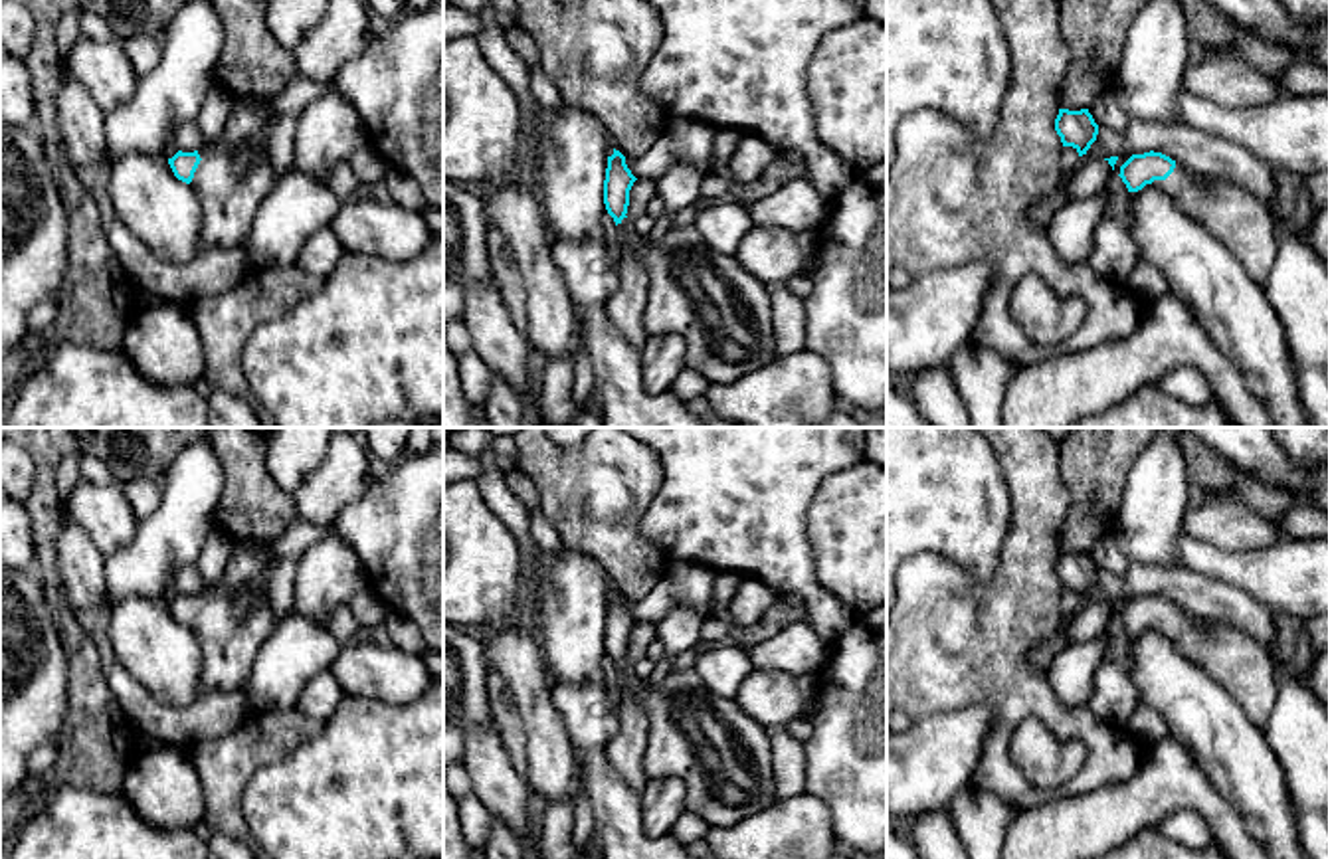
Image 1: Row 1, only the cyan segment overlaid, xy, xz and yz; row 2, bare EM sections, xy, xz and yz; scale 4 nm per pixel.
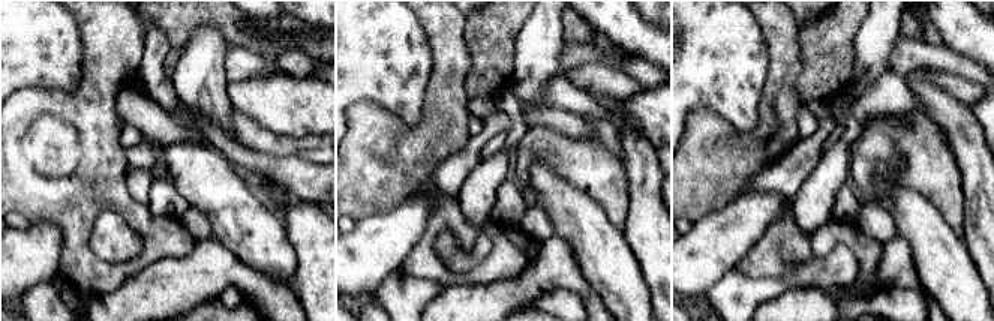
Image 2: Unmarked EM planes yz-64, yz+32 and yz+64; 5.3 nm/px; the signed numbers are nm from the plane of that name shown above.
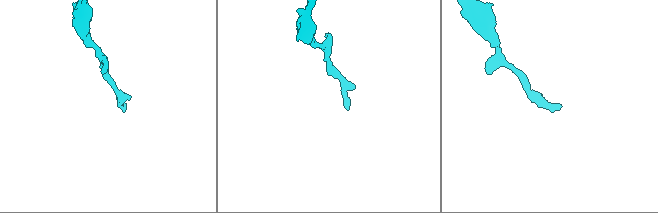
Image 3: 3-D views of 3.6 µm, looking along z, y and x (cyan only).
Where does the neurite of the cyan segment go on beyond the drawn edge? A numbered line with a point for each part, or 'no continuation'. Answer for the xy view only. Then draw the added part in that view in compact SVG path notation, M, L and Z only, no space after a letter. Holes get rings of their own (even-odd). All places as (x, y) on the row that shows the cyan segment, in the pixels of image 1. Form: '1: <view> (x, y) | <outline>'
1: xy (234, 177) | M259 97L236 99L220 139L198 150L202 160L190 186L202 210L202 245L245 245L255 212L277 182L265 135L271 105L273 101Z

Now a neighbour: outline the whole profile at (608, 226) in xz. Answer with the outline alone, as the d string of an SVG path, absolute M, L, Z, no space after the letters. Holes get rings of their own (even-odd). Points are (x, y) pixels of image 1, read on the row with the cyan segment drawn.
M608 212L602 218L602 238L604 238L606 245L610 247L612 259L619 267L621 243L619 243L619 238L617 238L616 222Z

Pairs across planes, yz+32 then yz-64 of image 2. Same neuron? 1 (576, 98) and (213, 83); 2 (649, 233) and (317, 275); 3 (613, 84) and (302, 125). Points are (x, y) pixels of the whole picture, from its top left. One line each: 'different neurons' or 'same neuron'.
1: different neurons
2: same neuron
3: different neurons

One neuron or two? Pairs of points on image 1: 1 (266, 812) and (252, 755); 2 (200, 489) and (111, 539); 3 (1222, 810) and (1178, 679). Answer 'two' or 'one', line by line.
1: two
2: two
3: two

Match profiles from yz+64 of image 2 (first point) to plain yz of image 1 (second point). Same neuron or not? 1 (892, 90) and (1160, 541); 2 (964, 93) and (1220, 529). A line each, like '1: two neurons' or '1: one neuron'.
1: two neurons
2: one neuron

